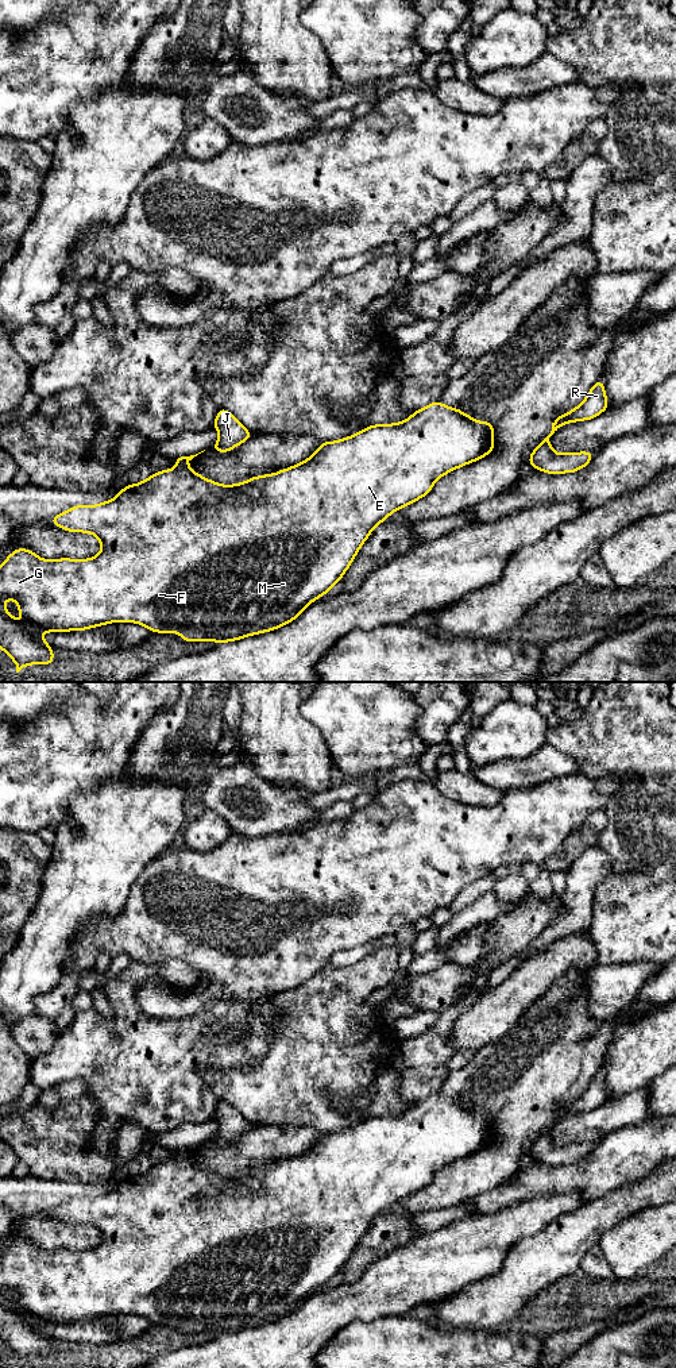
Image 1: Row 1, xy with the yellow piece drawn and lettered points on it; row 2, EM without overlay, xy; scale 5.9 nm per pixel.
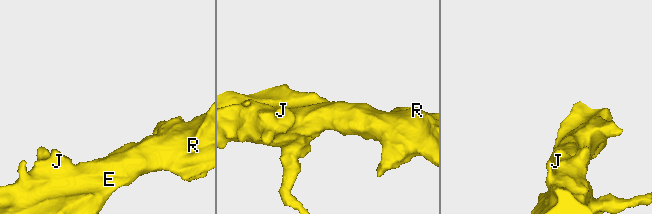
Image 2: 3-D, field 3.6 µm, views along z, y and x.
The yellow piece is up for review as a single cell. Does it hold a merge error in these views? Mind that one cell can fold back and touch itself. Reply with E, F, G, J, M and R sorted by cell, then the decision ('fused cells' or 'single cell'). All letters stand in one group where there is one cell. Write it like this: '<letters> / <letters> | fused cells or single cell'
E F G J M R | single cell

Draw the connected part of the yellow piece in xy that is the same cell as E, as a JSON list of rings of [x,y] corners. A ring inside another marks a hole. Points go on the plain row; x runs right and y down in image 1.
[[[433,1093],[428,1098],[416,1102],[403,1113],[374,1115],[348,1129],[336,1133],[324,1133],[306,1152],[298,1156],[282,1160],[274,1165],[251,1168],[246,1174],[235,1176],[220,1176],[189,1160],[188,1153],[198,1145],[175,1148],[175,1160],[152,1164],[150,1169],[123,1179],[115,1190],[105,1194],[92,1198],[76,1196],[50,1210],[51,1215],[67,1224],[85,1224],[98,1229],[101,1242],[94,1249],[46,1252],[27,1240],[16,1240],[8,1246],[0,1256],[0,1340],[16,1354],[16,1364],[19,1364],[30,1356],[50,1356],[55,1353],[53,1348],[54,1340],[46,1334],[40,1326],[42,1323],[85,1322],[109,1314],[136,1314],[154,1325],[179,1325],[184,1333],[212,1332],[220,1336],[275,1322],[295,1311],[309,1295],[325,1287],[333,1276],[340,1273],[360,1238],[379,1214],[386,1213],[393,1203],[401,1202],[403,1198],[429,1186],[436,1172],[443,1167],[487,1148],[494,1140],[494,1117],[491,1114],[476,1113],[472,1107],[464,1106],[461,1101]],[[4,1291],[13,1291],[18,1295],[19,1305],[28,1314],[27,1317],[8,1306],[7,1298],[3,1295]]]

